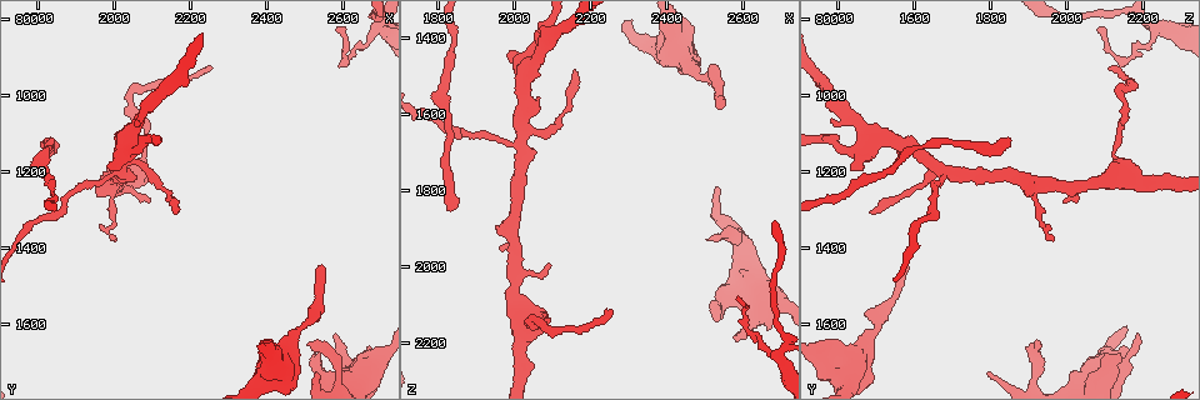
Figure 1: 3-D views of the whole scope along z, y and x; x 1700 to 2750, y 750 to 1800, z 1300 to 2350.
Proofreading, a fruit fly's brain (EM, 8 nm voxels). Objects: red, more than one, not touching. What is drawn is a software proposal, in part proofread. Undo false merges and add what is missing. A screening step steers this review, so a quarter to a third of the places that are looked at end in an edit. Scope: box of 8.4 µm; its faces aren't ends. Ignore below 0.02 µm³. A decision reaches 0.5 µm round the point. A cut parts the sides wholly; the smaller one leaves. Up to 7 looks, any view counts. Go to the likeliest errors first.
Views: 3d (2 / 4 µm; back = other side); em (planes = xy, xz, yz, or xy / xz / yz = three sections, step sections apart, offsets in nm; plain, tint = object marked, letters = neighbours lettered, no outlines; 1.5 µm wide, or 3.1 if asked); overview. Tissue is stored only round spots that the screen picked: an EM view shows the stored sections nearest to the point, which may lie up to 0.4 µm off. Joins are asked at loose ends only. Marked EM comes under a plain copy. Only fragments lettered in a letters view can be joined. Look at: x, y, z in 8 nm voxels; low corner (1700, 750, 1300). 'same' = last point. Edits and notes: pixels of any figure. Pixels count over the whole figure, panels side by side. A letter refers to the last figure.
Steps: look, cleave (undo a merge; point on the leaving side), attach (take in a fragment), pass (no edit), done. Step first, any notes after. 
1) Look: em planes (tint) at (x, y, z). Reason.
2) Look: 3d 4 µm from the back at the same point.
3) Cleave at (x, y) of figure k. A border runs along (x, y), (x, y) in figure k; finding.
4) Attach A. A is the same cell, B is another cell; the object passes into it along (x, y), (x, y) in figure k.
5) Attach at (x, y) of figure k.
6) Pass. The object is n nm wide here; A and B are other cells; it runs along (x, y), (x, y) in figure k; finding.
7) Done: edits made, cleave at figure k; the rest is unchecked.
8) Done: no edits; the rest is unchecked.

Look: em xy step 8 (tint) at (2535, 1450, 1585). Long arm stops here.

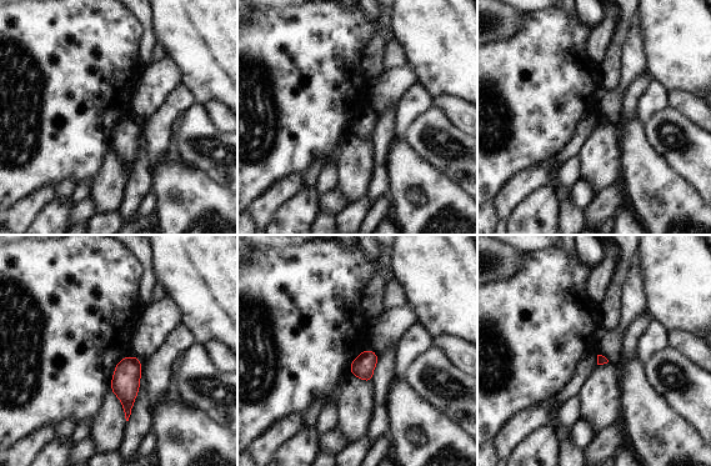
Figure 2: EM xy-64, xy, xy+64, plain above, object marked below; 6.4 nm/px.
Look: em planes (letters) at the same point.

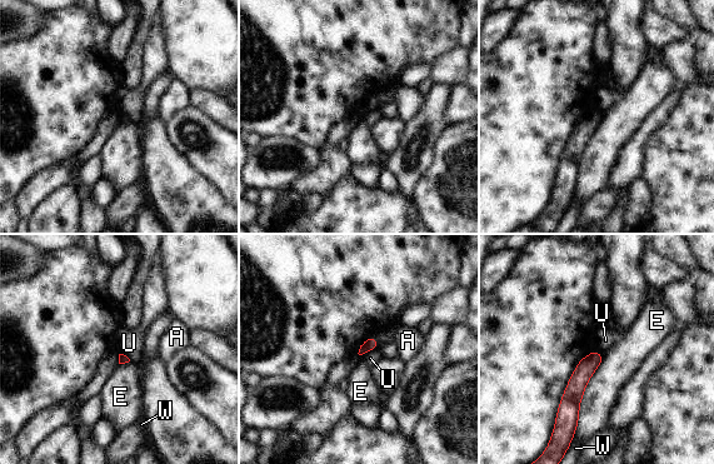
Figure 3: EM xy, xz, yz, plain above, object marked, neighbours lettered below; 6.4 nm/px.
Pass. A, E, U and W are other cells; it runs along (595, 354), (572, 395), (573, 424) in figure 3; no lettered fragment goes on from it.

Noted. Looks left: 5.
Look: 3d 4 µm at (2260, 920, 2115). Tapers out.

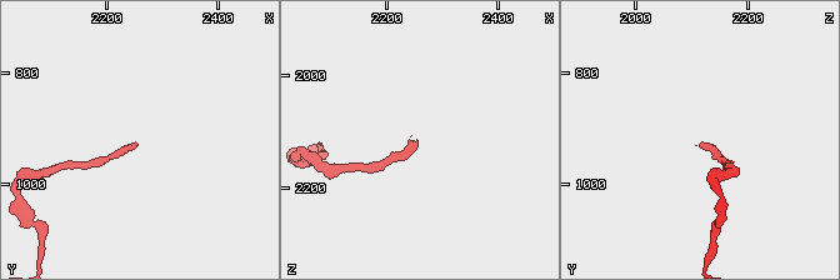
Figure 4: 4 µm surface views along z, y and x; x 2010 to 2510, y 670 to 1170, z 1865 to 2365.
Look: em planes (letters) at (2255, 925, 2120). Now the EM.

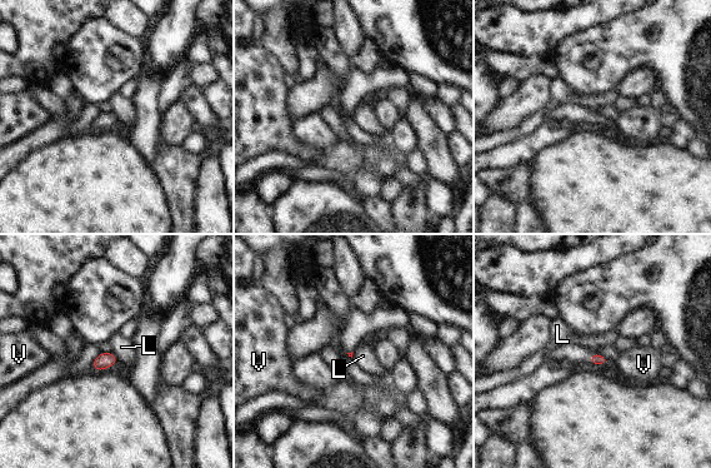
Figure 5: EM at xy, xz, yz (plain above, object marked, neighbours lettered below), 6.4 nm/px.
Pass. The longest contact is with L, 80 nm; L and V are other cells; a border runs along (111, 350), (118, 361) in figure 5; none of them fits.

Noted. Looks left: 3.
Look: 3d 2 µm from the back at (1985, 1195, 1435). Free end.

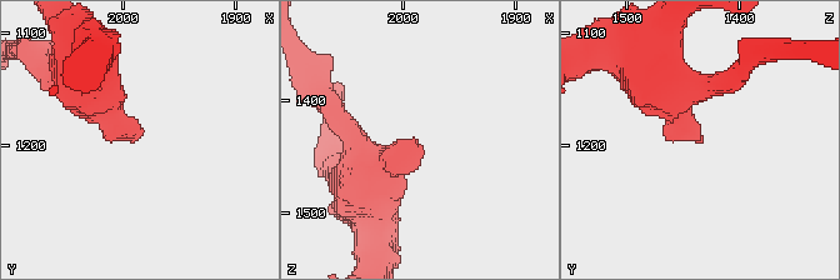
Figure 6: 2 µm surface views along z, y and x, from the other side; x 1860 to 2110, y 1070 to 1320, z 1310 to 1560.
Look: em xz step 4 (tint) at (1990, 1196, 1436). Shape alone is not enough.

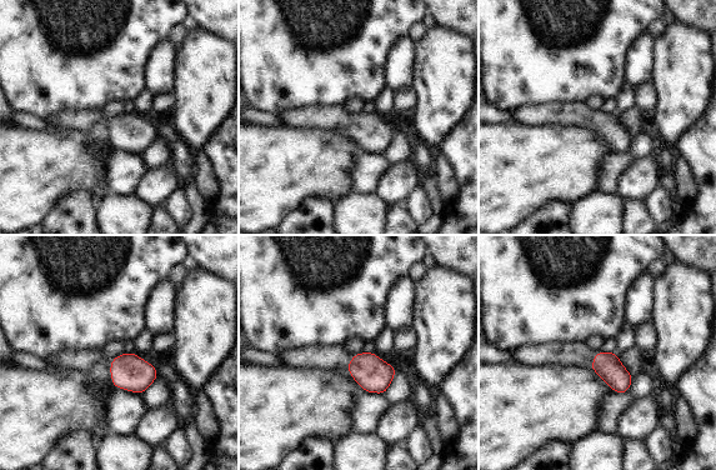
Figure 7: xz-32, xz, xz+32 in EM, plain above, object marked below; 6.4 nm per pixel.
Look: em planes (letters) at the same point.

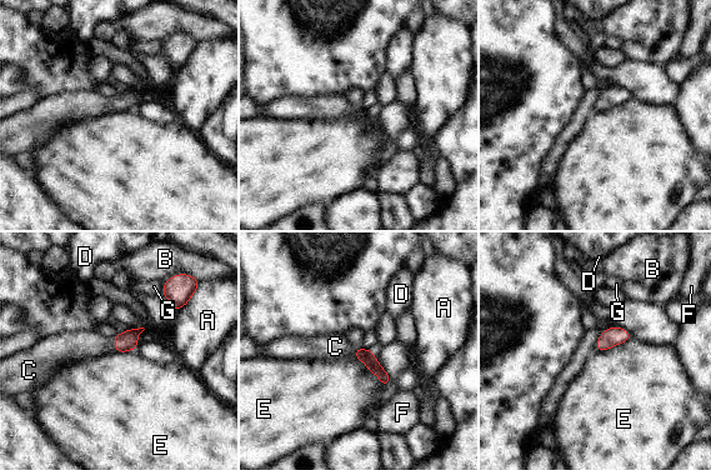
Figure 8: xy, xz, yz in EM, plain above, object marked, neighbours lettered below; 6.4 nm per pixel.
Attach C. C is the same cell, A, B, D, E, F and G are other cells; the object passes into it along (124, 341), (115, 345), (88, 345) in figure 8; the neuron continues.

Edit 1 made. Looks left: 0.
Done: edits made, attach at figure 8; the rest is unchecked.

